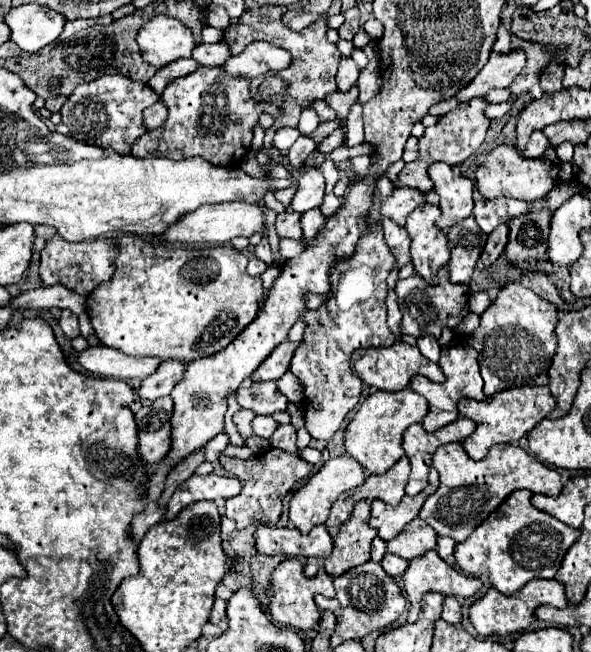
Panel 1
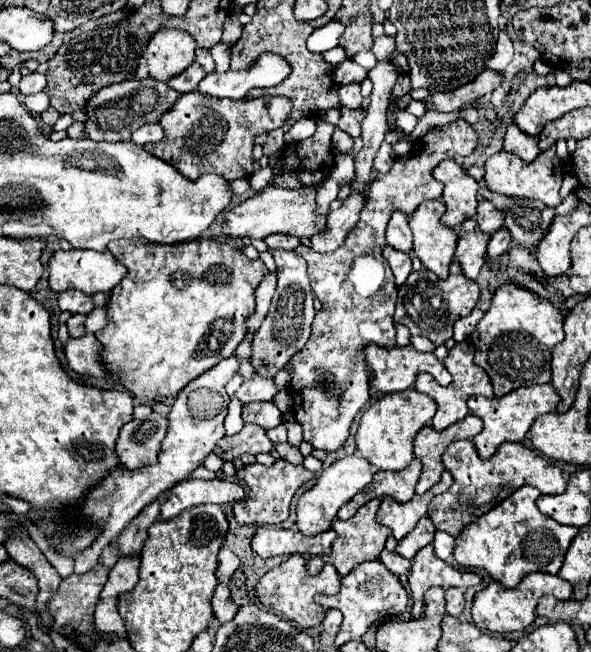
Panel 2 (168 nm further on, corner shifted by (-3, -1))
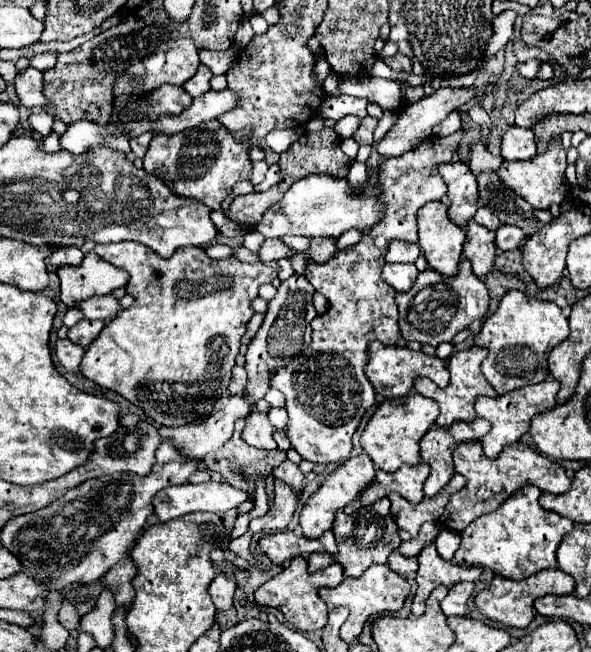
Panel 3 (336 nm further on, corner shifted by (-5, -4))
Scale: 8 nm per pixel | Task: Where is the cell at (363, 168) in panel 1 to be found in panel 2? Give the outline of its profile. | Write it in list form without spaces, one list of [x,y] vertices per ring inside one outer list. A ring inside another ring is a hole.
[[[401,211],[393,213],[393,217],[387,225],[387,245],[397,251],[403,251],[403,253],[411,253],[411,249],[413,249],[409,217]]]

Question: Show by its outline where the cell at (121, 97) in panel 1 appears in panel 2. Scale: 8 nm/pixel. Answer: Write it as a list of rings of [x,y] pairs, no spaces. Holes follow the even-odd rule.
[[[121,81],[101,89],[89,103],[87,103],[87,123],[85,133],[93,141],[129,141],[133,129],[141,127],[143,123],[157,123],[163,113],[167,113],[173,103],[177,101],[179,93],[171,89],[163,81]]]

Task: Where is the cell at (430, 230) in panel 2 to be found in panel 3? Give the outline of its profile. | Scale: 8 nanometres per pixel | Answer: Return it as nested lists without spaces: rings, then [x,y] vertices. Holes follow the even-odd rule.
[[[427,202],[417,212],[419,246],[433,270],[443,276],[455,276],[461,262],[465,230],[451,224],[445,202]]]

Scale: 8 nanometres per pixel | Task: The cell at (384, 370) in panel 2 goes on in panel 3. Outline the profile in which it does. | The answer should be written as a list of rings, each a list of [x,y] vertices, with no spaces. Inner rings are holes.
[[[379,342],[369,344],[369,362],[365,368],[365,374],[369,382],[373,384],[375,392],[385,398],[401,398],[407,396],[413,388],[413,380],[419,376],[431,378],[439,388],[445,388],[449,384],[449,372],[441,358],[429,356],[425,352],[415,352],[411,348],[399,348],[399,346],[383,346]]]

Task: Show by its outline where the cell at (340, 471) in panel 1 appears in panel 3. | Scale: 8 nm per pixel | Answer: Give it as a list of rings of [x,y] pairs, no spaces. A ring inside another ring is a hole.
[[[359,454],[359,456],[349,458],[347,462],[343,462],[335,472],[331,472],[327,476],[327,480],[319,486],[319,490],[315,494],[311,494],[309,500],[305,502],[305,506],[301,510],[303,534],[307,538],[319,538],[323,532],[331,530],[335,512],[345,508],[349,502],[353,502],[357,498],[357,494],[373,482],[373,478],[375,478],[375,466],[373,466],[373,462],[369,460],[367,454]]]

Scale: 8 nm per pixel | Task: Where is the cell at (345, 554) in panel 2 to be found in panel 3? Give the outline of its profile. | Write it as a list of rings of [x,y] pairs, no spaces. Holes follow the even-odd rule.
[[[381,498],[375,504],[359,508],[359,512],[353,512],[349,516],[339,510],[335,514],[333,534],[339,548],[339,552],[333,556],[333,562],[341,564],[349,578],[359,578],[371,564],[385,564],[387,556],[401,544],[399,528],[389,514],[389,498]]]

